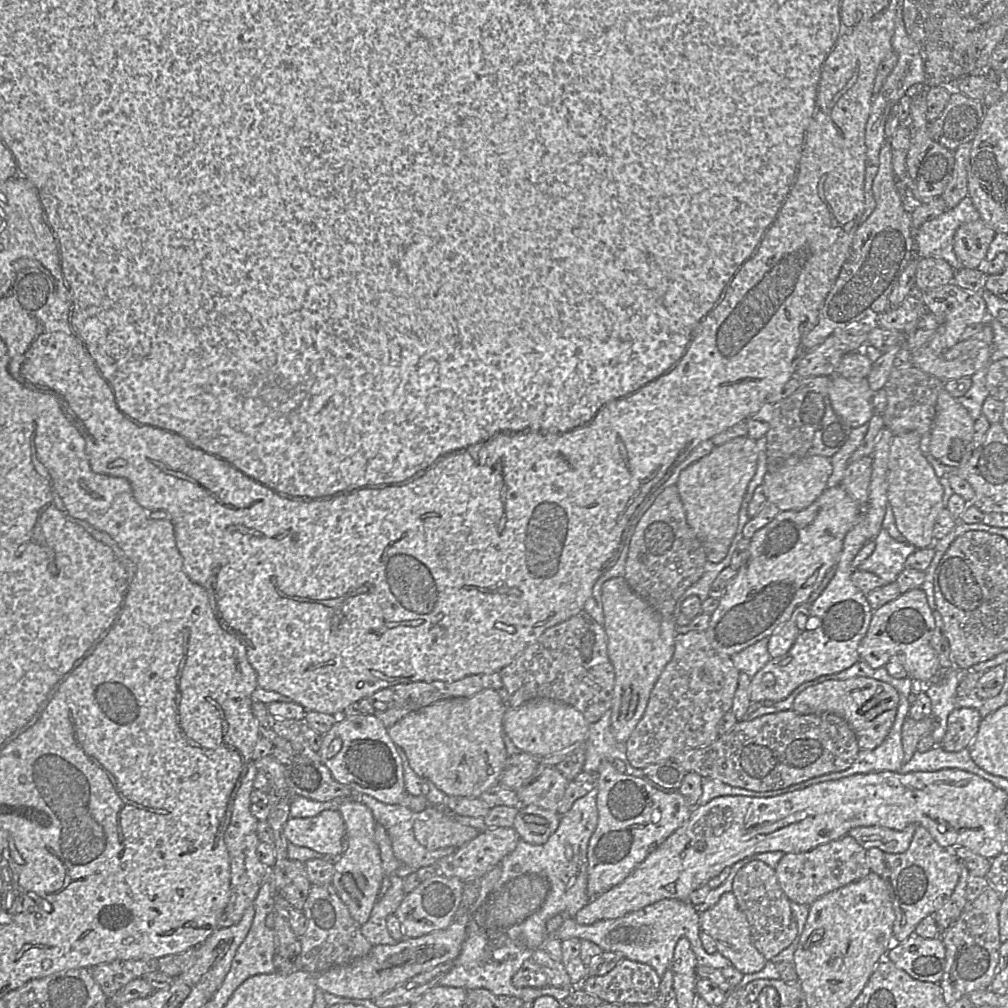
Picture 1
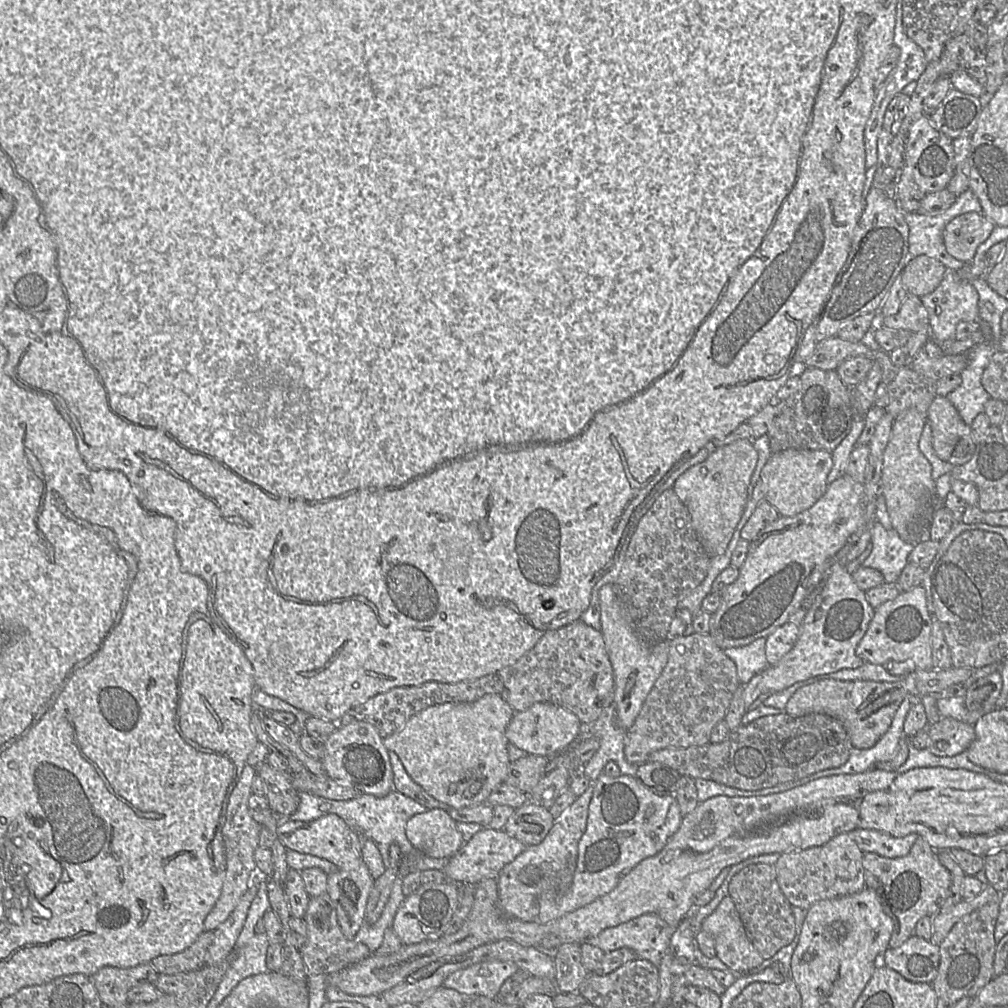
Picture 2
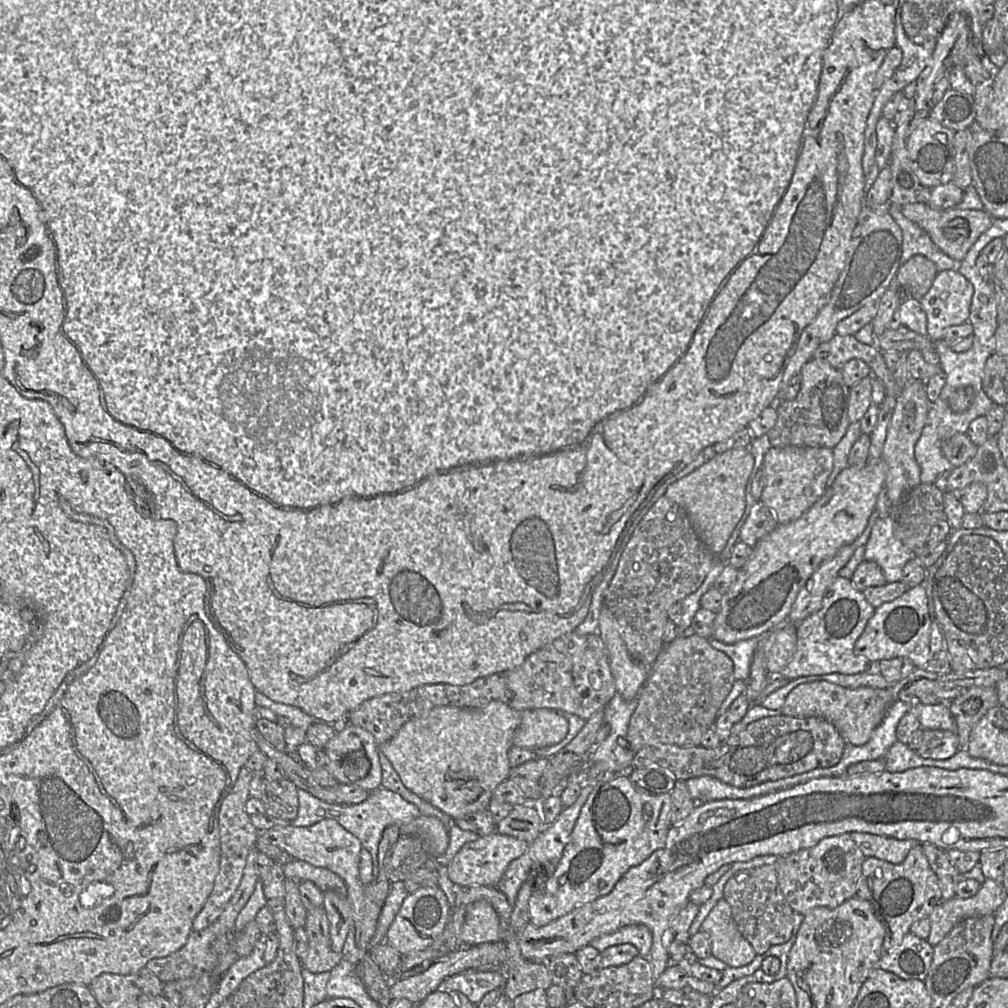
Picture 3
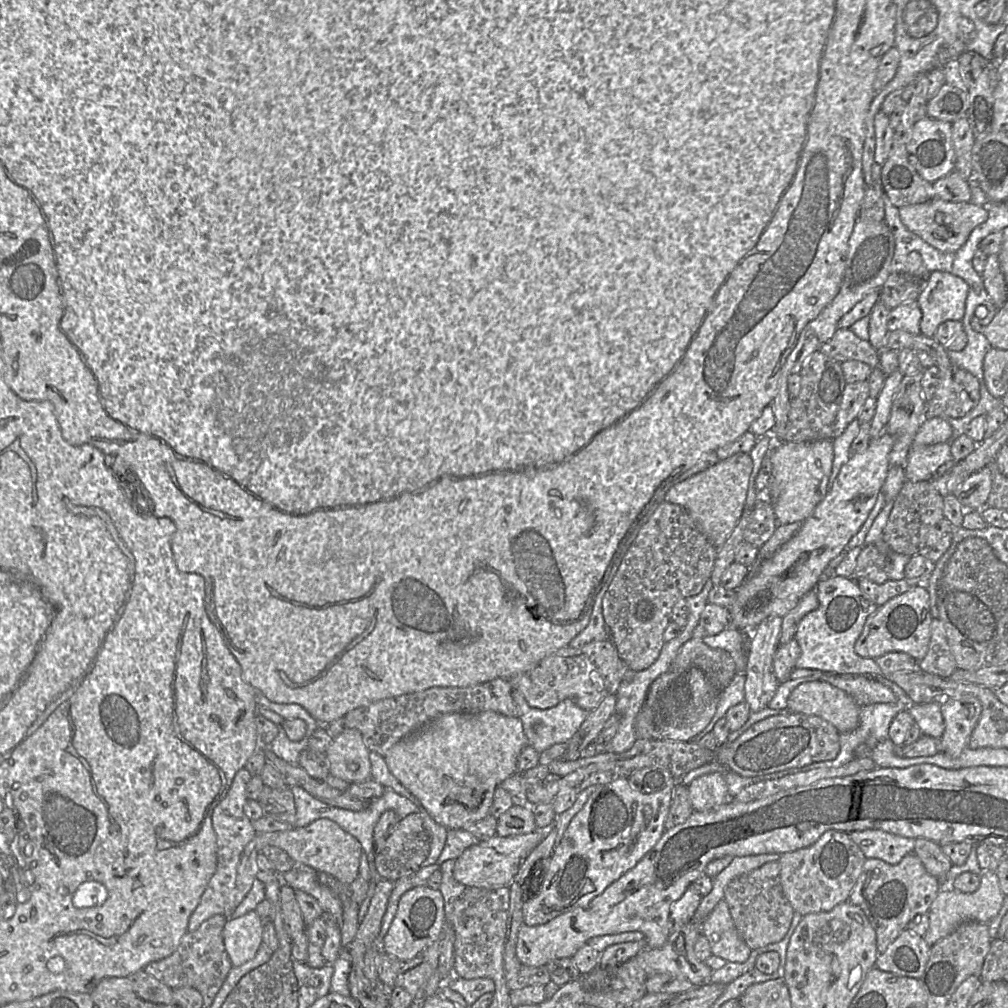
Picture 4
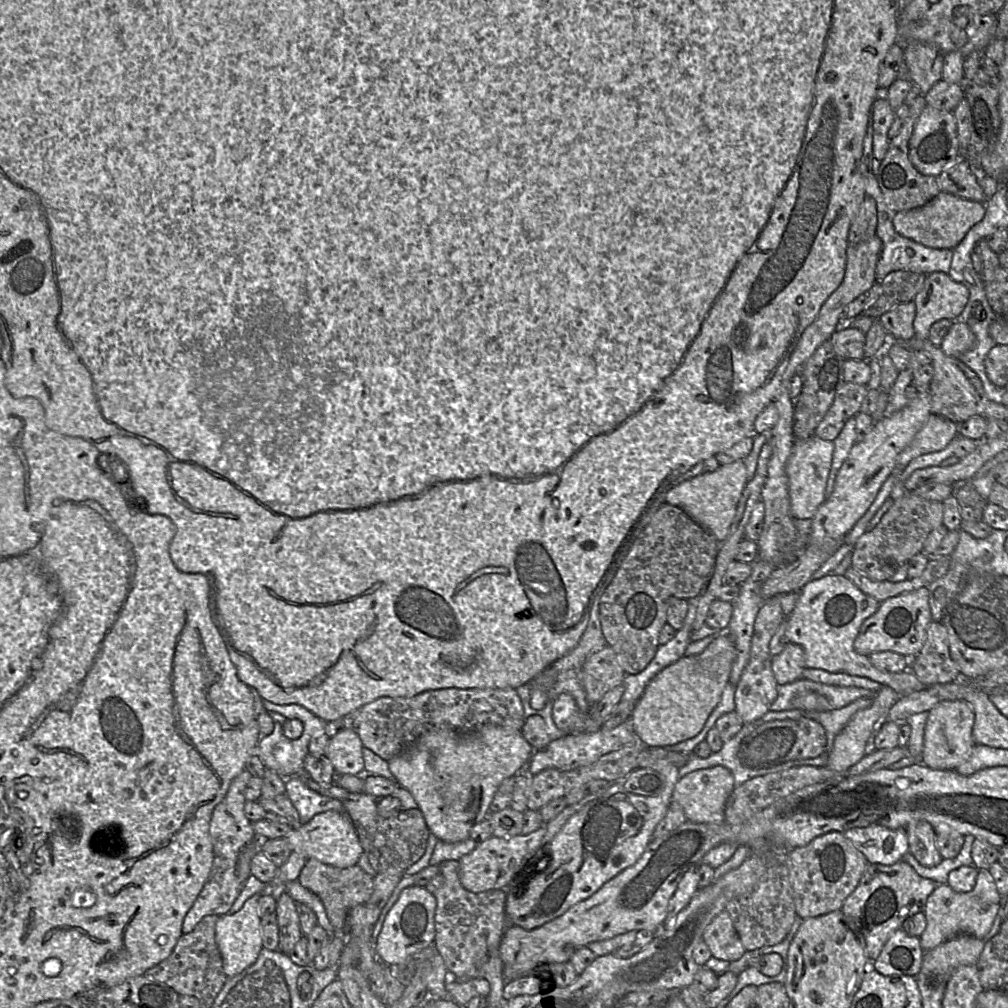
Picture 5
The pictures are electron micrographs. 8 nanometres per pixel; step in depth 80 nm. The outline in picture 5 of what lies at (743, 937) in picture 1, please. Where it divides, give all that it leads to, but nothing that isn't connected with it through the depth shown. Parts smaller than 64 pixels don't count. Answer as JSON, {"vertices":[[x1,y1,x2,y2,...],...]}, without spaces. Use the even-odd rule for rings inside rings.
{"vertices":[[724,909,705,928,702,940,707,944,711,956,733,962,746,952,729,913]]}

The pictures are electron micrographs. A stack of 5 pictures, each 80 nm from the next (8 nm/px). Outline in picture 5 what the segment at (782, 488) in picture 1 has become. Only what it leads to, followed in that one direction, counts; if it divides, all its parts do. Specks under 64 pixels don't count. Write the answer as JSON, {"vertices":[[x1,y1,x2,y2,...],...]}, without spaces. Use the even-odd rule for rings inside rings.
{"vertices":[[815,436,795,440,791,454,786,462,786,474,793,519,812,520,818,508,825,501,825,489,832,464,833,441]]}

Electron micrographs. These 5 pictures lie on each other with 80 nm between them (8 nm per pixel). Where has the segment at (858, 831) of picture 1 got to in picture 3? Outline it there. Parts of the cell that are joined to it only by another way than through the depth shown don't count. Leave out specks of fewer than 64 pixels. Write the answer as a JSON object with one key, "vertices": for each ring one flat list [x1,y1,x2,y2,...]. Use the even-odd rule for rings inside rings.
{"vertices":[[851,832,851,839,865,857,876,857,892,864,899,864,919,842,913,839,896,839,866,832]]}

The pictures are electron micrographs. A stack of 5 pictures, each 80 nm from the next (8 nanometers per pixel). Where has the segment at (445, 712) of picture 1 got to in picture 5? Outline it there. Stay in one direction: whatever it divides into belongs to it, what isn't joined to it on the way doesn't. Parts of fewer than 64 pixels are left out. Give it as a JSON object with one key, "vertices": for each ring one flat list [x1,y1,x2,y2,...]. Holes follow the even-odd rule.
{"vertices":[[484,725,481,729,460,734,449,727,437,727,422,734,413,744,388,761,390,772,397,783,407,789,421,810,426,825,438,840,456,843,469,837,471,828,490,815,490,804,500,784,521,772,534,753,521,730,497,725]]}

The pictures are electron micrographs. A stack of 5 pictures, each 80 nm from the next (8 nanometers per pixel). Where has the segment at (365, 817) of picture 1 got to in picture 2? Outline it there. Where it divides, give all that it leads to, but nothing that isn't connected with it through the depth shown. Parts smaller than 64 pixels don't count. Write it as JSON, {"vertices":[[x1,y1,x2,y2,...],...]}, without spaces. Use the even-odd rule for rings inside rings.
{"vertices":[[362,854,357,869,337,869,328,875,327,893,335,906,339,926,346,938,353,939,364,923,373,883,369,869,362,861]]}

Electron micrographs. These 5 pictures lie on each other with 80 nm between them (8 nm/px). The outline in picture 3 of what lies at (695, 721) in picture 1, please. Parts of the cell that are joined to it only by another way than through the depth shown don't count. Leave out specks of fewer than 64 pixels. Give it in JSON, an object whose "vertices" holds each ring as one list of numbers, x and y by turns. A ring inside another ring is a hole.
{"vertices":[[695,634,677,636,665,644,656,661,648,668,648,678,639,692,638,705,628,726,626,747,637,753,644,747,656,744,699,746,703,735,714,727,718,710,736,681,733,661,724,652,713,648,707,638]]}

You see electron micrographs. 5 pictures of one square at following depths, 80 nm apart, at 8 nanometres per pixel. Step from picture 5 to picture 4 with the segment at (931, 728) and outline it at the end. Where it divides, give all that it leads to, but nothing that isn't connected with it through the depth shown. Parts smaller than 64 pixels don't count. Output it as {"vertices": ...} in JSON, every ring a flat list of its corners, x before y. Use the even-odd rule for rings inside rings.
{"vertices":[[975,697,948,699,941,704,945,729,940,737,943,753,958,757,968,747,971,734,982,712]]}

